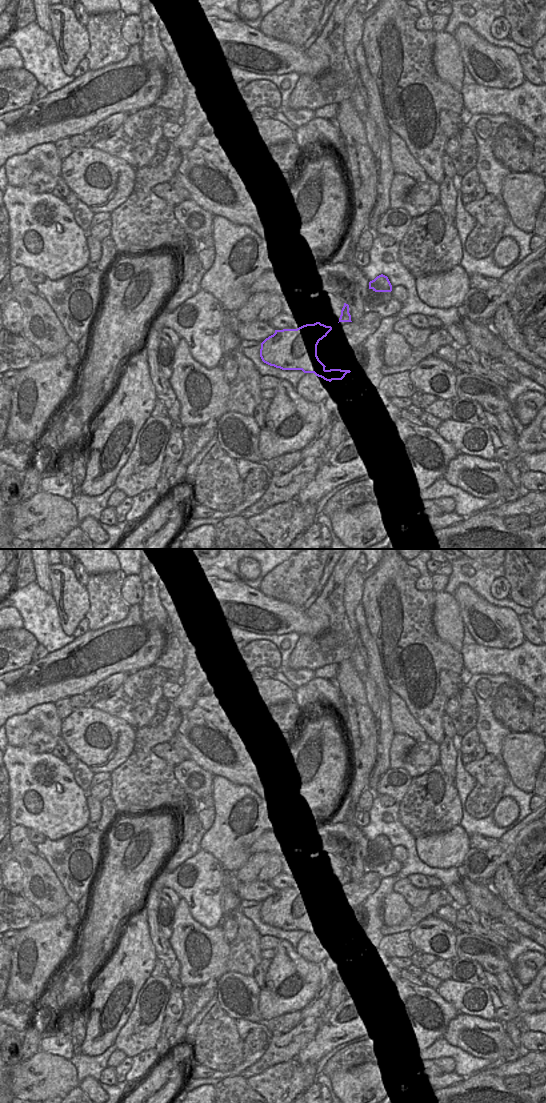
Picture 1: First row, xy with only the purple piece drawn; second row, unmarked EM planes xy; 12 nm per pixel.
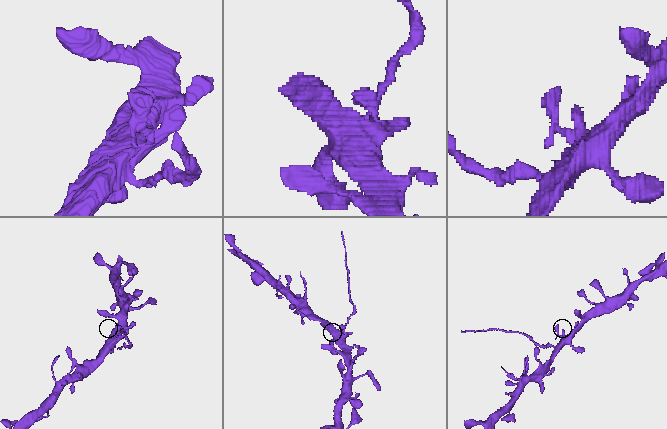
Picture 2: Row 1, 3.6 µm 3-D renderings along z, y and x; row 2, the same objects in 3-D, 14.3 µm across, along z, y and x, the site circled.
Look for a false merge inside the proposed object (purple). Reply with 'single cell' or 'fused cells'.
fused cells

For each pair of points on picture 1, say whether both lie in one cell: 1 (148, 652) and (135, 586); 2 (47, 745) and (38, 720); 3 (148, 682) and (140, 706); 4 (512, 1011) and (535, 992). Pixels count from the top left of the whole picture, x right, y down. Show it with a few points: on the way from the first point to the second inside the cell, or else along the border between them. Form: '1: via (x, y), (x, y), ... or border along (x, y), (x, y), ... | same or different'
1: border along (139, 603), (130, 606) | different
2: via (43, 739), (39, 732), (39, 726) | same
3: via (144, 688), (140, 692), (140, 700) | same
4: via (518, 1009), (529, 998) | same

